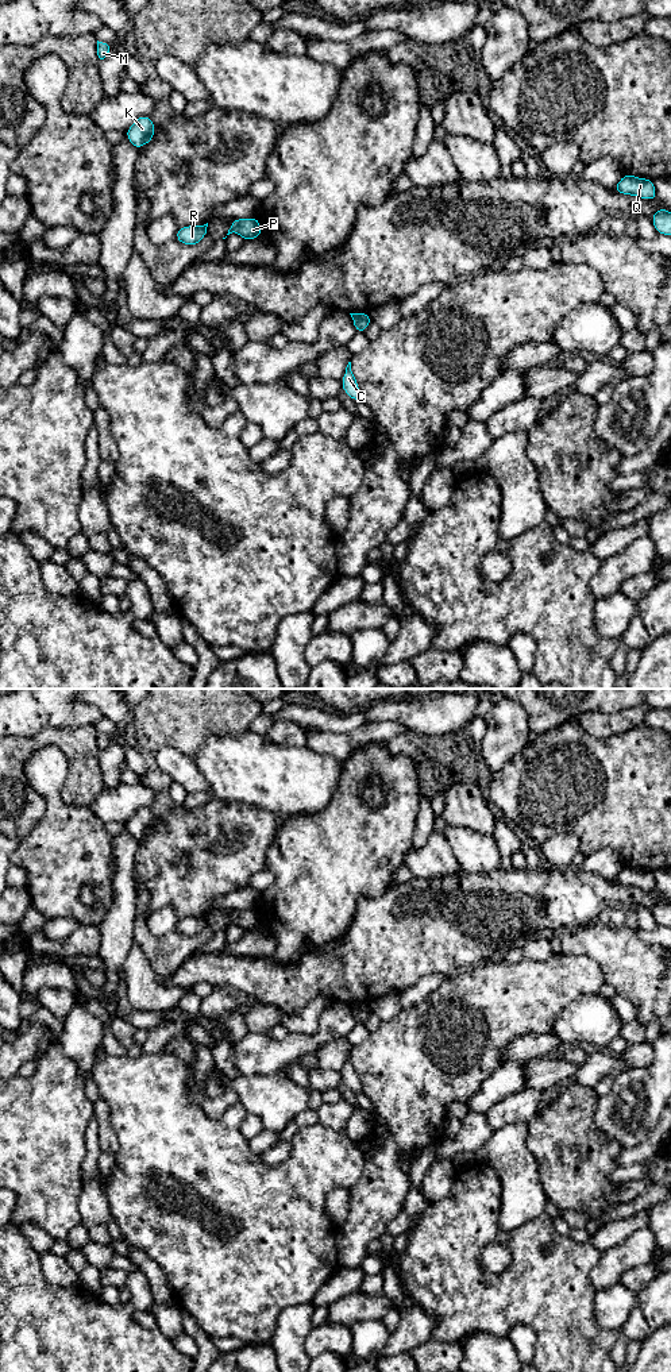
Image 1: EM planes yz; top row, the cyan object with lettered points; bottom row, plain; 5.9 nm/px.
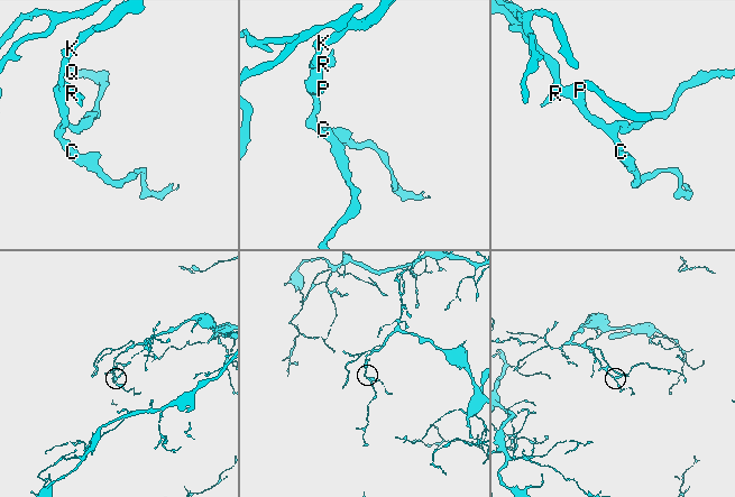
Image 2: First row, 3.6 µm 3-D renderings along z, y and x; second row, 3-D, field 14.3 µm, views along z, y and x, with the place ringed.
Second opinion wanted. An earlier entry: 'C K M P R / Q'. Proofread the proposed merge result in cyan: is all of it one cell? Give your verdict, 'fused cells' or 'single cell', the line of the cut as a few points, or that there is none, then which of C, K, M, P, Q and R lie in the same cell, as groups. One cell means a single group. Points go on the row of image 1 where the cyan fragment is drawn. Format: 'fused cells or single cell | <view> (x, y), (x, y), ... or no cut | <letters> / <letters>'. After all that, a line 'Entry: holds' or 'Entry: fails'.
fused cells | yz (366, 313), (353, 318) | C K M P R / Q
Entry: holds

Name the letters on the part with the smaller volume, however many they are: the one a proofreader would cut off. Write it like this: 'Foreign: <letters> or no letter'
Foreign: Q

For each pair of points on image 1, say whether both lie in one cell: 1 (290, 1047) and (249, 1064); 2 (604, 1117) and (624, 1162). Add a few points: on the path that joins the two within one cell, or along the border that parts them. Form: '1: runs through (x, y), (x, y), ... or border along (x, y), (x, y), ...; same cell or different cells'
1: runs through (280, 1053), (269, 1055), (259, 1064); same cell
2: border along (650, 1132), (637, 1144), (623, 1149); different cells

